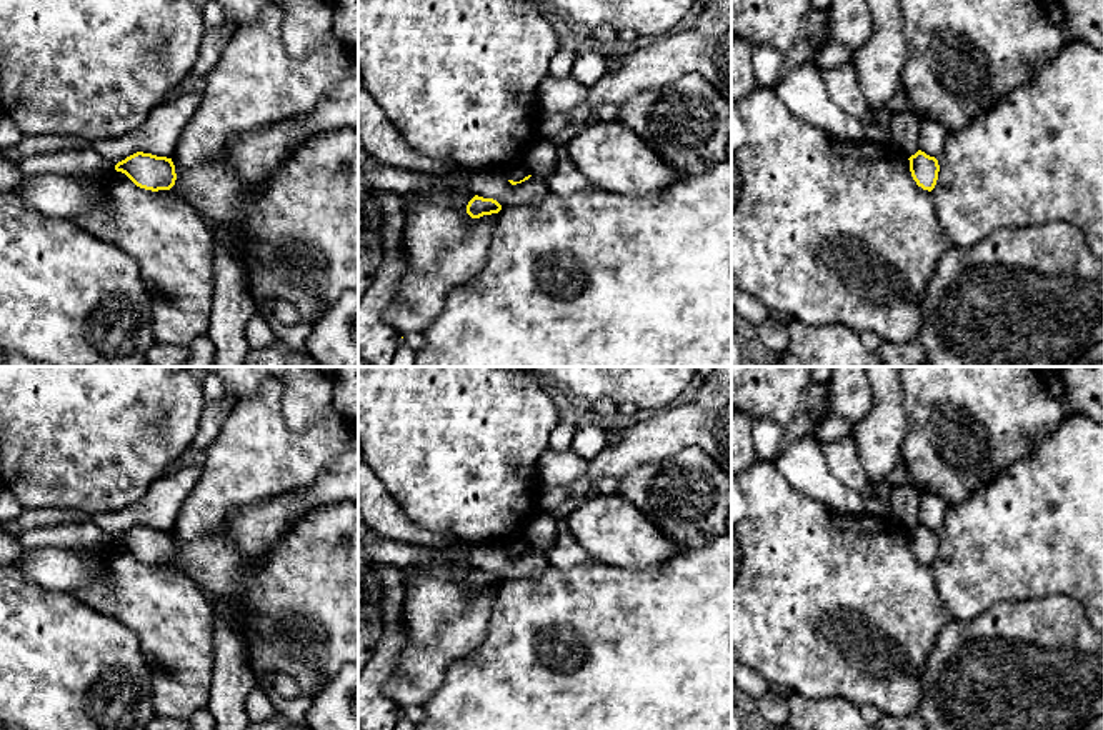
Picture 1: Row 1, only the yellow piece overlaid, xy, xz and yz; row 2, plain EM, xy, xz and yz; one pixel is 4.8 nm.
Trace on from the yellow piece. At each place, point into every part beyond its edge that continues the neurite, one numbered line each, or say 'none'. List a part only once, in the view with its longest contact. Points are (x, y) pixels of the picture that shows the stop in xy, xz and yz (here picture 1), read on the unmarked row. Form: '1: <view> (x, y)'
none

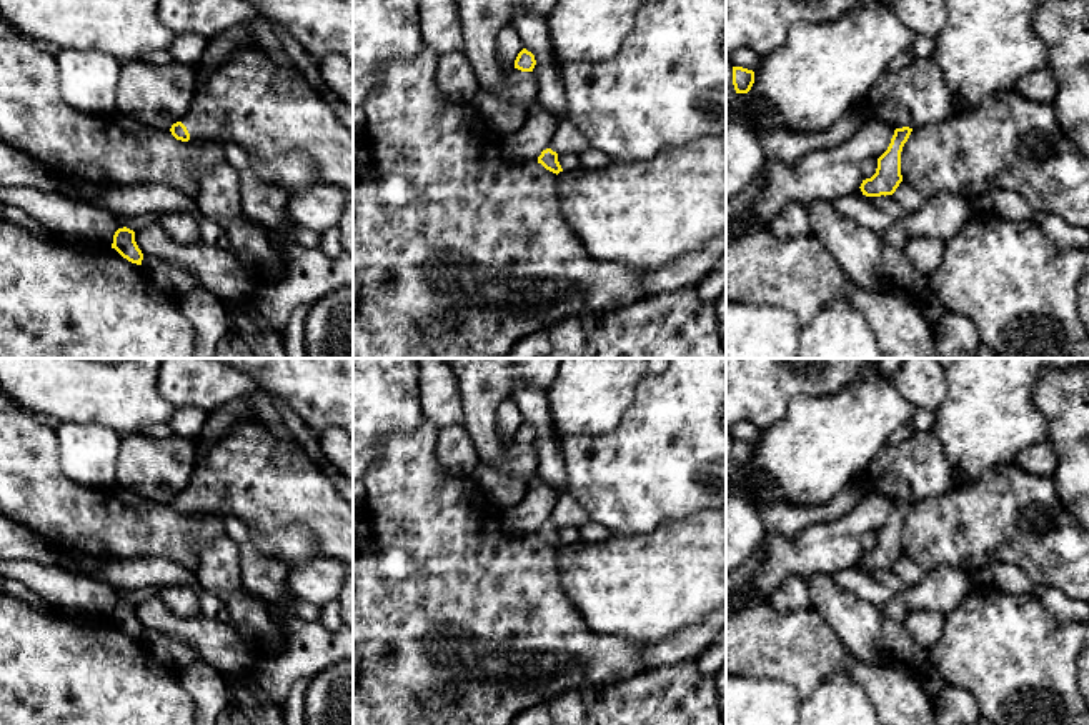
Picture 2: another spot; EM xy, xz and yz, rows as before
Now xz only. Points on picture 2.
1: xz (646, 587)

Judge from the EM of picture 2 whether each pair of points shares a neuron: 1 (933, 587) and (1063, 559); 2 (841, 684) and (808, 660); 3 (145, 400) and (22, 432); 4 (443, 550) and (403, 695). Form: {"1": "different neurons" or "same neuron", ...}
{"1": "different neurons", "2": "different neurons", "3": "different neurons", "4": "same neuron"}

